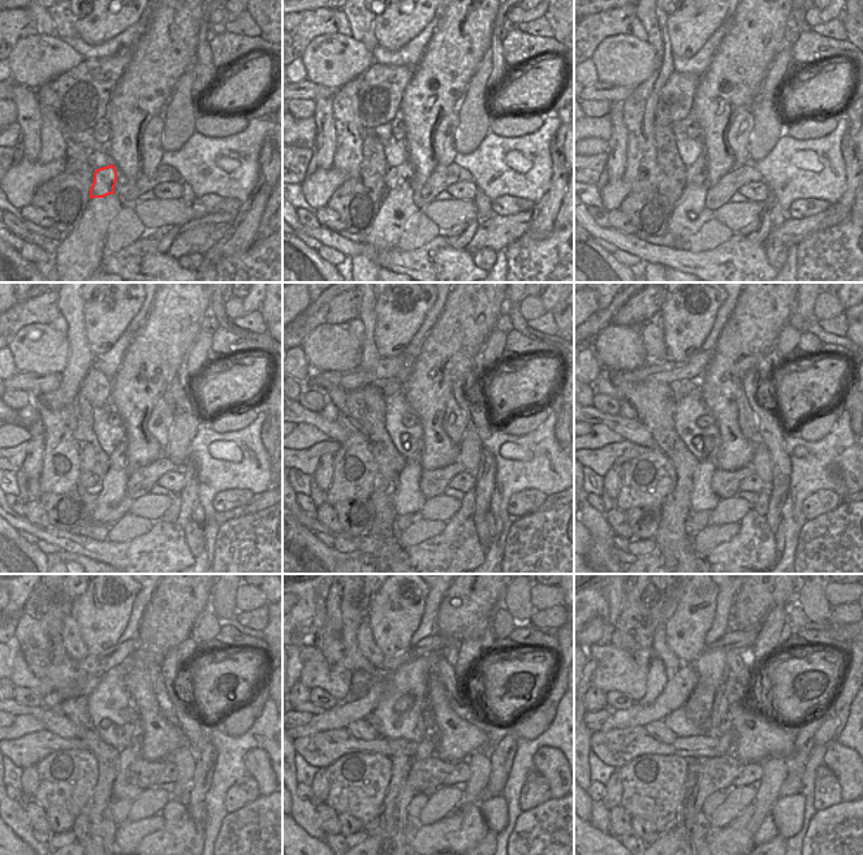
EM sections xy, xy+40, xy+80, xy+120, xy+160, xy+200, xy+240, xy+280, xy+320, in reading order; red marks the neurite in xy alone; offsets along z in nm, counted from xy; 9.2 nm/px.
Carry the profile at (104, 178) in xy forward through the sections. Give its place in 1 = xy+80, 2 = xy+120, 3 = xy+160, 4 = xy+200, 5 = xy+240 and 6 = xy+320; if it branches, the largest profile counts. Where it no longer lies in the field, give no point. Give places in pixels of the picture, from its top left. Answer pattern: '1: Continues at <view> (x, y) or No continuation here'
1: Continues at xy+80 (697, 173)
2: Continues at xy+120 (119, 458)
3: Continues at xy+160 (414, 453)
4: Continues at xy+200 (708, 449)
5: Continues at xy+240 (126, 729)
6: Continues at xy+320 (730, 690).

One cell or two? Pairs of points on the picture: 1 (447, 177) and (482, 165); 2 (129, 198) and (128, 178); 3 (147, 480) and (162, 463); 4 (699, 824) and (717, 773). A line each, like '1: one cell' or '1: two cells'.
1: two cells
2: two cells
3: one cell
4: two cells

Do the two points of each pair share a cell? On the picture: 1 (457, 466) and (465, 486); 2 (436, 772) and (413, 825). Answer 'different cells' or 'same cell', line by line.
1: different cells
2: different cells

